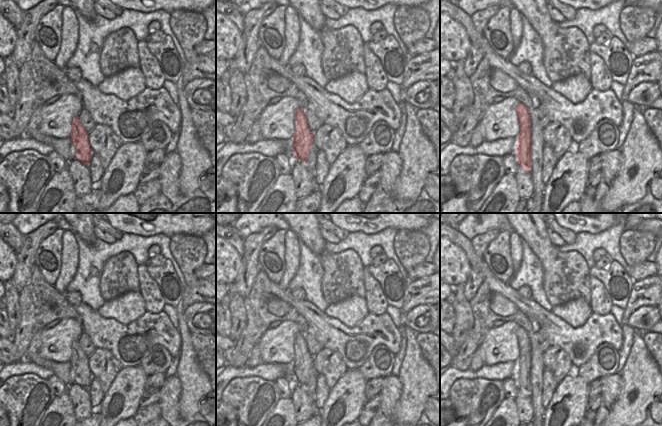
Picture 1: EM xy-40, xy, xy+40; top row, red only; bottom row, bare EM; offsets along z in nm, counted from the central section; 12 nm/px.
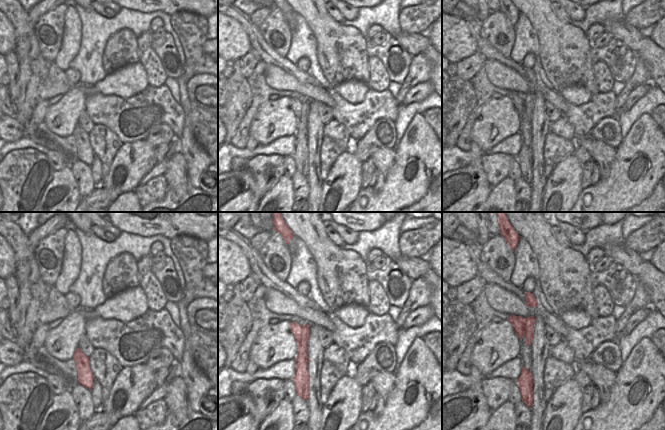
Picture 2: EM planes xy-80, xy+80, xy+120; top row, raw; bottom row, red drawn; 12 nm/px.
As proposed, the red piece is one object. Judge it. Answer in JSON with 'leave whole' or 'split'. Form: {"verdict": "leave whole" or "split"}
{"verdict": "split"}

